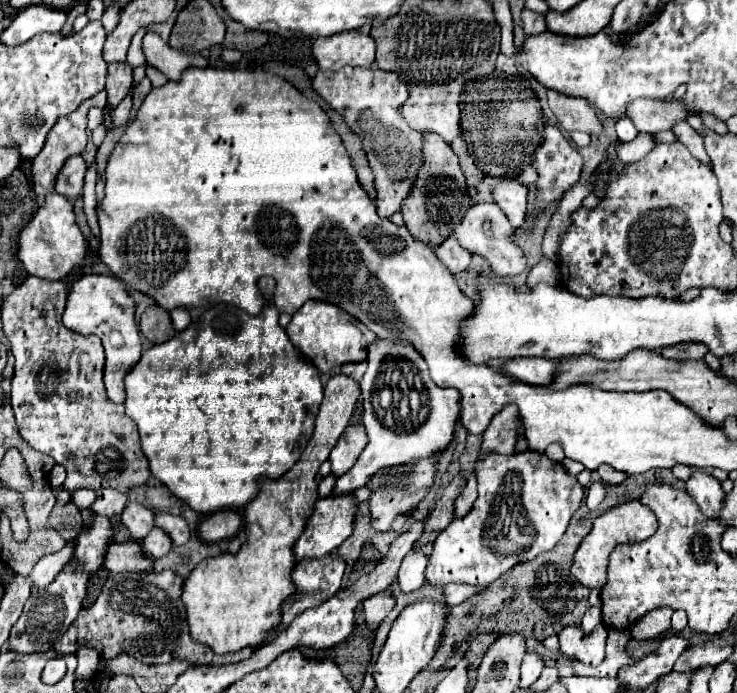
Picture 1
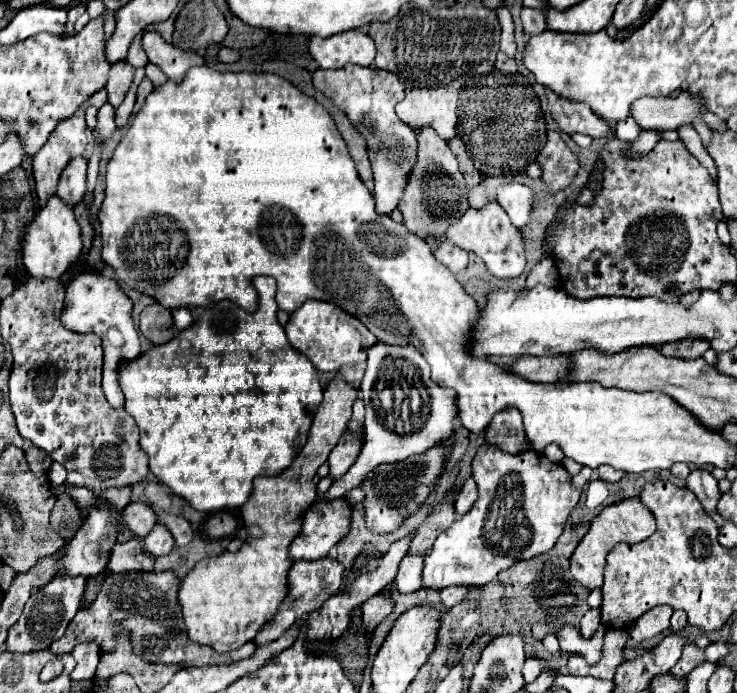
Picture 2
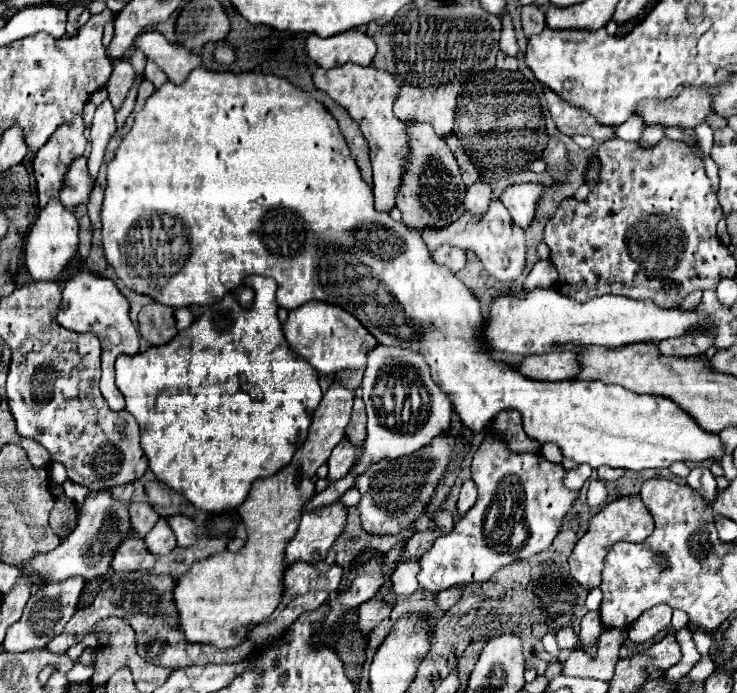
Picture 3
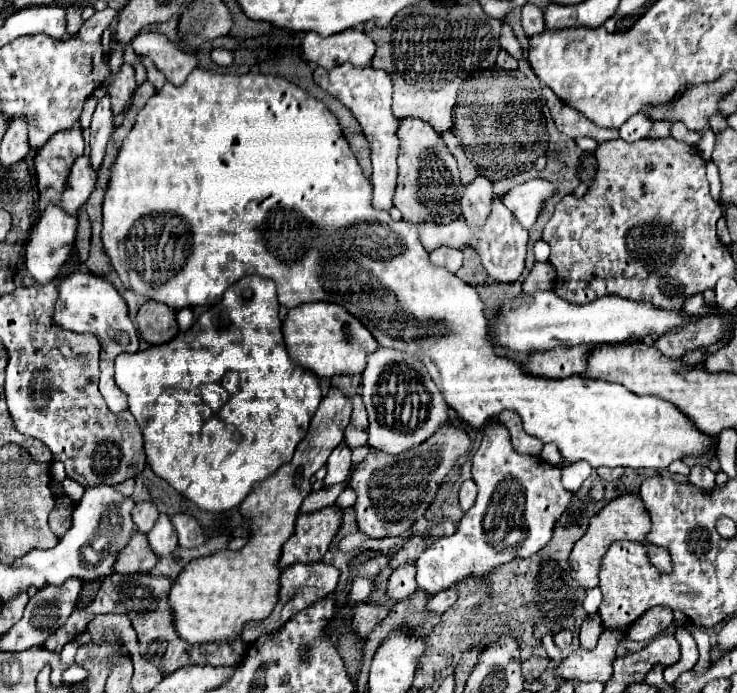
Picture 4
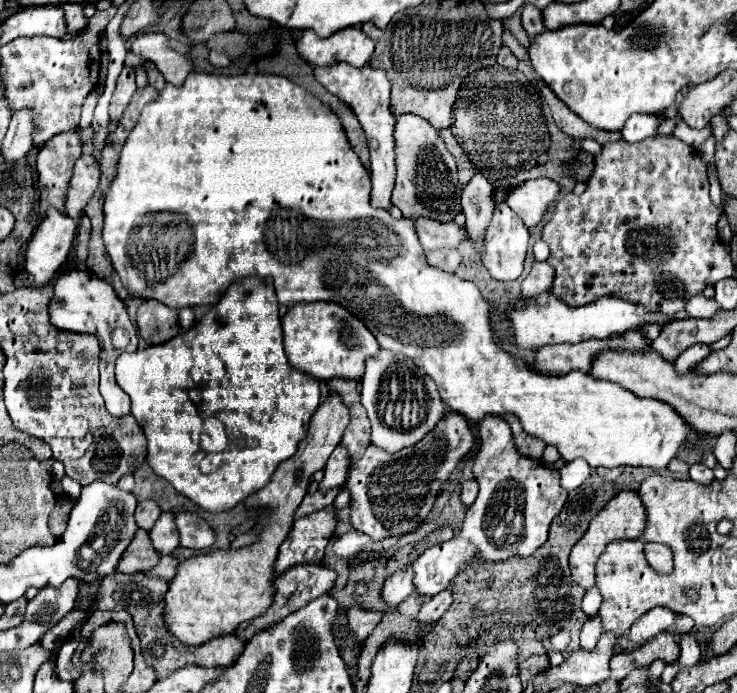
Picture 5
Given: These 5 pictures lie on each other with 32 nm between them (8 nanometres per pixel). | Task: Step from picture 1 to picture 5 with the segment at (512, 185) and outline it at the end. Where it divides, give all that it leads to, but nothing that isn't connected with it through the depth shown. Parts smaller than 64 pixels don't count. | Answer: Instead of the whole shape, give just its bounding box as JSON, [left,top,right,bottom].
[506,178,560,228]

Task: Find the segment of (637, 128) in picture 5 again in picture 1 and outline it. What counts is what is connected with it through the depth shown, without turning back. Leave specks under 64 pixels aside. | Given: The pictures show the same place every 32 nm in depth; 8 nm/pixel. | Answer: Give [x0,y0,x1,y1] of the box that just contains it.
[616,116,638,142]

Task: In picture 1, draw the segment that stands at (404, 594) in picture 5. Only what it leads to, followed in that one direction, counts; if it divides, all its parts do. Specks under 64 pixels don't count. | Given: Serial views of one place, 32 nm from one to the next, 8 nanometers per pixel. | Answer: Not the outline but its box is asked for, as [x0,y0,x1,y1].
[398,550,428,592]

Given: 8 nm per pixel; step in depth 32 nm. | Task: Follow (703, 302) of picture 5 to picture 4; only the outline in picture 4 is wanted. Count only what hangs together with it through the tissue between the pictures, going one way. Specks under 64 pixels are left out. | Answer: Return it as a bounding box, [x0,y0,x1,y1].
[684,293,710,315]

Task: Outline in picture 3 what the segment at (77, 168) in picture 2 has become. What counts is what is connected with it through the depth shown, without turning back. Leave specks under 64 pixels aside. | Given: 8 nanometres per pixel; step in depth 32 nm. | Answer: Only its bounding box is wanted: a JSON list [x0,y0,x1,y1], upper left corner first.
[60,156,92,210]

